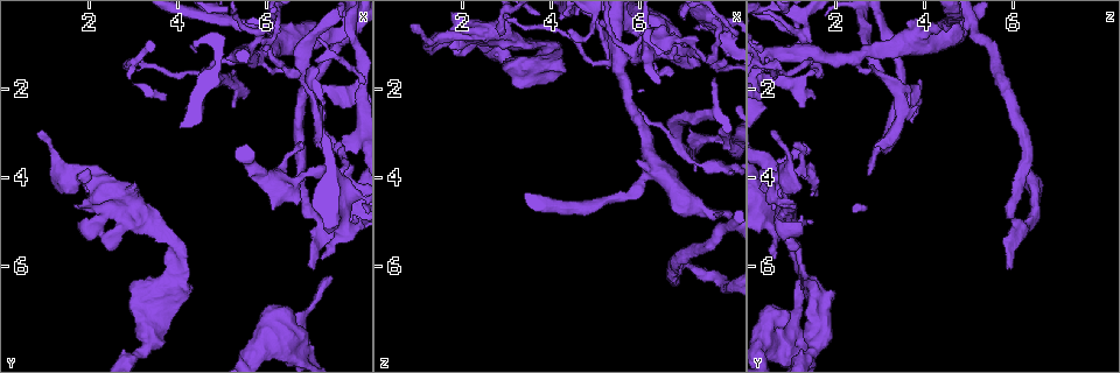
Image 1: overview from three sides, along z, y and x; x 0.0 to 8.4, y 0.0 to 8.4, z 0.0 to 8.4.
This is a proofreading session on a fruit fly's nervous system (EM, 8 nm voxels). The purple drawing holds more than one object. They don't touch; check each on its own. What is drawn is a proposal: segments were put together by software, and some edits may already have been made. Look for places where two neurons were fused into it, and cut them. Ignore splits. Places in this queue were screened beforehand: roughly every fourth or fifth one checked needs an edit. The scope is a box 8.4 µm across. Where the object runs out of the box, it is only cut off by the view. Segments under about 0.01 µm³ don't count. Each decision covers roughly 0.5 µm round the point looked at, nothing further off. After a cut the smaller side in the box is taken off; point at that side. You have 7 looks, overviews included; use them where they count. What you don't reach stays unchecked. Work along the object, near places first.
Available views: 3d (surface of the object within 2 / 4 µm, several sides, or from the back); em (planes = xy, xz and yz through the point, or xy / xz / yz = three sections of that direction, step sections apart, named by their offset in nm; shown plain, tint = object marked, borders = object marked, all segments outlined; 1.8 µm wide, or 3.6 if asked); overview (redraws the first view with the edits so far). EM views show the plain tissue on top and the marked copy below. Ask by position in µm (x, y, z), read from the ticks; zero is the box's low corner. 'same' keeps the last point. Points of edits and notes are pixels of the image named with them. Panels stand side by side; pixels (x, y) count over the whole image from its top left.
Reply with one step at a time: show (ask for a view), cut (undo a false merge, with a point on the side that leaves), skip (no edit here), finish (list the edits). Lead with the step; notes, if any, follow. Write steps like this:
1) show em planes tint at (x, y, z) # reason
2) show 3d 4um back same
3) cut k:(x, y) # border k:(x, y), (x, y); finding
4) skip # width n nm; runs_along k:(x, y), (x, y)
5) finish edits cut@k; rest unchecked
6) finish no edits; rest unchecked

show em xz step 4 tint at (6.95, 2.05, 3.35) # narrows sharply

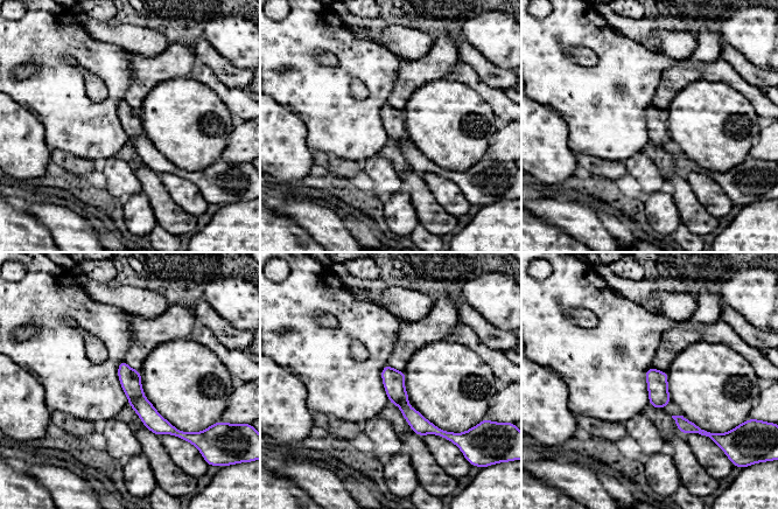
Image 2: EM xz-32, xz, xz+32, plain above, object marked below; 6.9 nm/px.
show em planes tint same

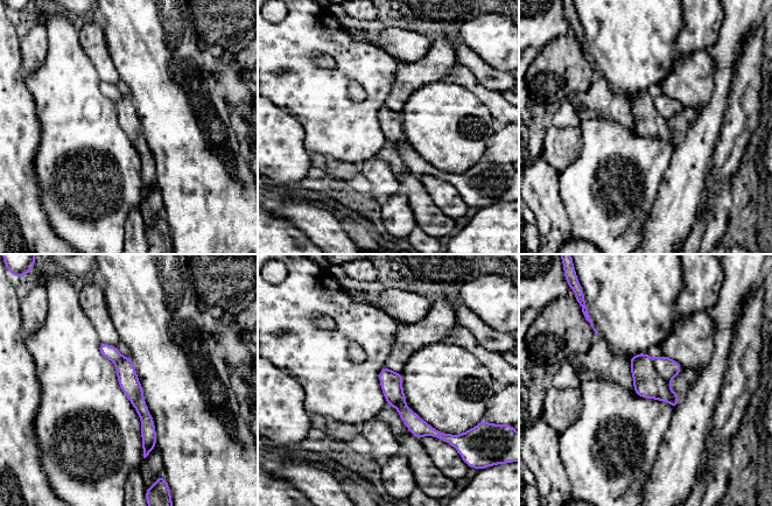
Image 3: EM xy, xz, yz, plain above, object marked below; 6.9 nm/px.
cut 3:(668, 369) # border 3:(652, 359), (655, 371), (668, 382); two neurons meet here

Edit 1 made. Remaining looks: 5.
show overview # see it whole again

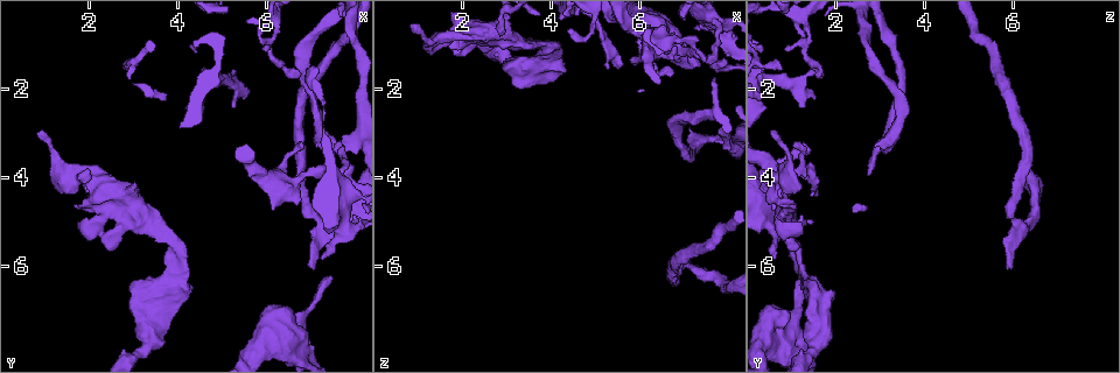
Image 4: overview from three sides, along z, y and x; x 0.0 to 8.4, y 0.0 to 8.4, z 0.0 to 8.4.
show em planes tint at (6.65, 7.50, 0.75) # four-way junction

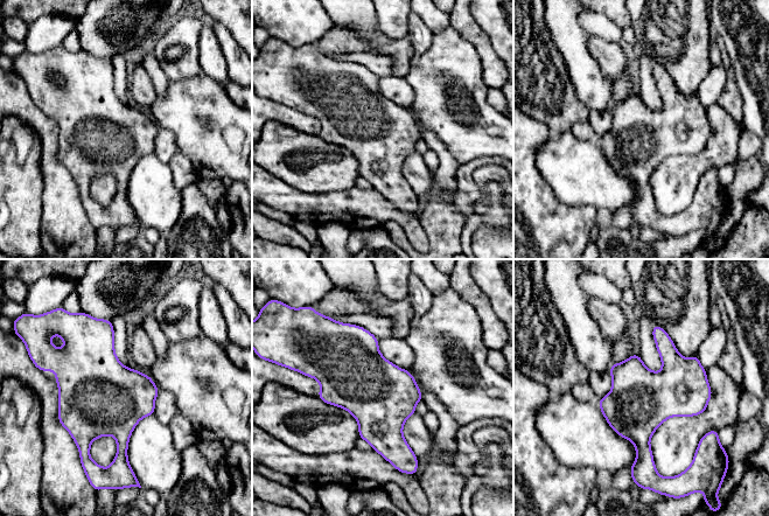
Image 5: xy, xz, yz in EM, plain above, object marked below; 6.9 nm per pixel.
skip # one neuron here

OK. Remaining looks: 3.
show em planes tint at (3.35, 7.65, 1.55) # thick turns thin

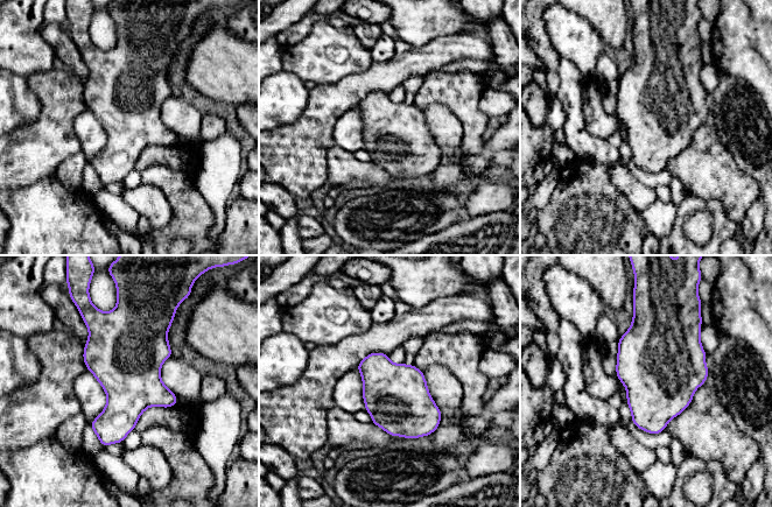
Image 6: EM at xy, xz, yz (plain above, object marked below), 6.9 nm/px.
skip # width 440 nm; one neuron here

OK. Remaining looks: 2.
finish edits cut@3; rest unchecked

